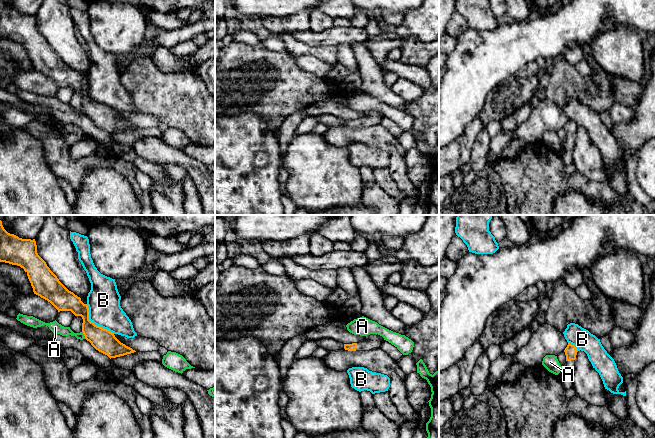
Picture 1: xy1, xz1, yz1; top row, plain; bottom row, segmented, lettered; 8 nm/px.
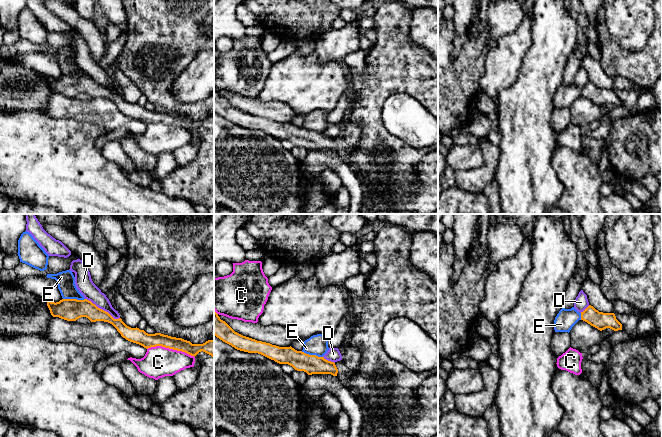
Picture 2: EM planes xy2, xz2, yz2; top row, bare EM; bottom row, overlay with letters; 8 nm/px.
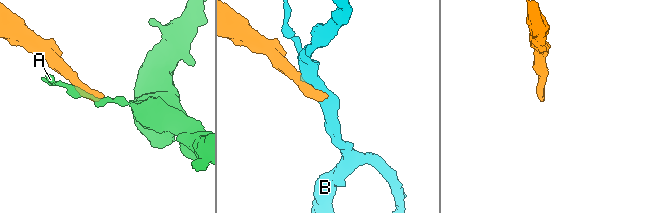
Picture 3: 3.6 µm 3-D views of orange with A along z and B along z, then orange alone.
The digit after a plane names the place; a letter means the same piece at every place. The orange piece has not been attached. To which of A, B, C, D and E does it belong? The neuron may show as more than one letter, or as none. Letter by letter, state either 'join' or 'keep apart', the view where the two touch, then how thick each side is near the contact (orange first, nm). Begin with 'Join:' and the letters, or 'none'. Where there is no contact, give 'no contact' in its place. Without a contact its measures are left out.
Join: none
A: keep apart; contact in xy1; calibres 180 and 90 nm
B: keep apart; contact in xy1; calibres 180 and 260 nm
C: keep apart; contact in xy2; calibres 120 and 240 nm
D: keep apart; contact in xy2; calibres 180 and 140 nm
E: keep apart; contact in xy2; calibres 180 and 140 nm

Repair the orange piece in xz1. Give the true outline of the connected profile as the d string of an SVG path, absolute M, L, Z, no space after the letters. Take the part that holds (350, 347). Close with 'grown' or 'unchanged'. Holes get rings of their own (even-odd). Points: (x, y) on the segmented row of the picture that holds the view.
M370 334L358 343L344 344L344 349L348 351L369 351L373 348L379 348L382 341L384 341L382 336Z; grown

